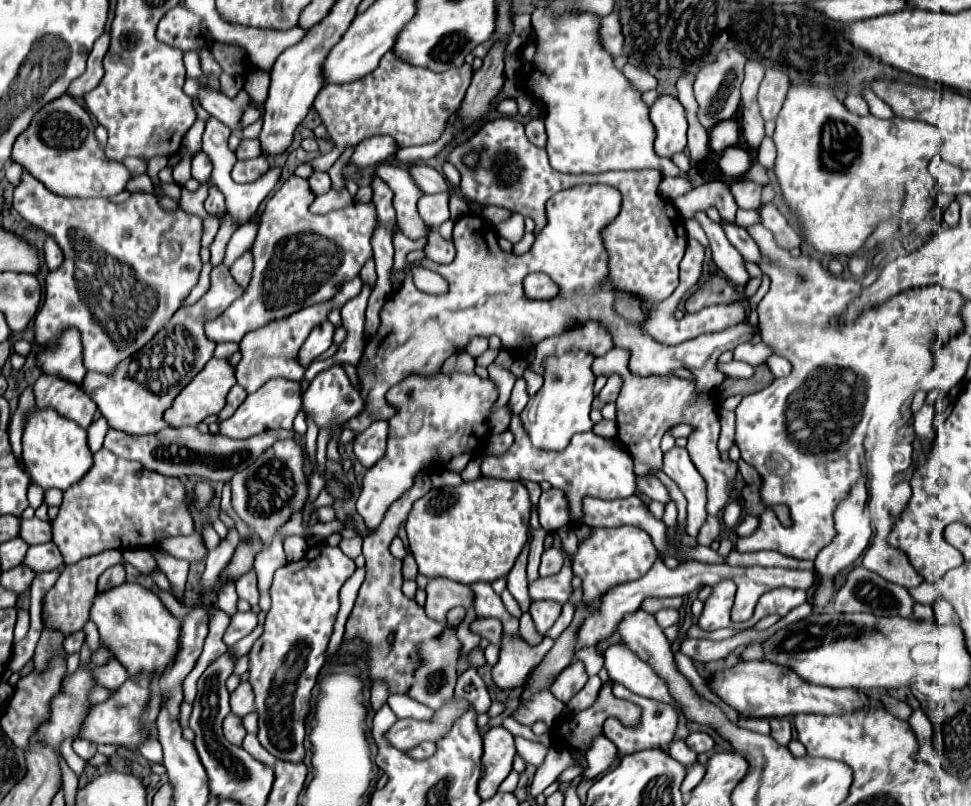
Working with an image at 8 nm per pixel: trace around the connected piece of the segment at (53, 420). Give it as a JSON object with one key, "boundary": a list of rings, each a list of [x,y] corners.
{"boundary":[[[31,410],[23,432],[23,462],[31,474],[31,480],[43,490],[59,488],[65,492],[67,488],[79,484],[93,466],[93,454],[87,446],[87,432],[75,426],[75,422],[59,418],[53,410]]]}

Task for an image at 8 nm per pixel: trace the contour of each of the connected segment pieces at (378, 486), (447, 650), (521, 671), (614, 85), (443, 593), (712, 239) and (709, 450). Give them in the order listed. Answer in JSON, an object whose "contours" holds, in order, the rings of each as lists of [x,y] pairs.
{"contours":[[[[443,370],[431,376],[415,372],[407,374],[407,378],[403,378],[387,392],[387,404],[395,408],[395,416],[387,420],[389,422],[387,450],[385,456],[365,472],[361,494],[357,498],[357,512],[365,520],[367,530],[375,530],[381,524],[389,506],[411,488],[415,476],[421,470],[425,470],[427,466],[429,468],[435,466],[437,470],[443,468],[447,472],[461,472],[469,460],[477,458],[483,452],[485,442],[489,438],[489,412],[497,402],[497,396],[499,392],[491,378],[479,378],[477,374],[465,374],[465,372],[445,374]]],[[[447,630],[445,638],[441,640],[431,640],[431,642],[423,642],[417,650],[417,654],[423,660],[423,666],[415,672],[415,682],[409,690],[409,696],[433,710],[439,710],[439,706],[443,706],[445,702],[449,702],[453,698],[455,692],[455,684],[457,684],[457,674],[455,674],[455,658],[459,658],[459,650],[461,644],[455,636],[455,630]]],[[[503,632],[501,636],[501,648],[499,648],[499,660],[491,668],[491,678],[499,688],[517,688],[519,682],[529,674],[529,670],[539,664],[545,654],[551,650],[553,640],[543,638],[539,644],[539,650],[529,646],[519,636],[509,636]]],[[[547,8],[533,12],[535,38],[521,50],[523,76],[531,84],[535,100],[545,102],[547,154],[555,170],[565,174],[597,174],[607,170],[641,170],[655,168],[663,176],[687,178],[669,158],[659,158],[653,152],[653,126],[649,120],[649,106],[641,100],[641,92],[633,90],[621,70],[615,70],[613,58],[601,48],[597,40],[599,16],[593,14],[565,14],[553,18]]],[[[431,578],[427,584],[427,614],[434,620],[442,622],[447,612],[460,605],[469,608],[473,592],[467,586],[451,582],[447,578]]],[[[697,212],[693,216],[693,220],[697,220],[701,224],[701,228],[705,230],[707,240],[709,240],[709,248],[711,248],[711,254],[713,254],[713,262],[717,264],[717,268],[737,288],[743,288],[747,284],[747,280],[749,280],[749,274],[747,274],[745,266],[743,266],[743,256],[731,246],[731,242],[727,240],[721,224],[709,220],[705,212]]],[[[613,348],[601,358],[595,358],[593,372],[599,374],[623,374],[623,390],[617,398],[617,440],[623,442],[625,450],[633,460],[635,476],[653,476],[655,470],[662,470],[663,453],[660,448],[661,434],[675,424],[691,424],[695,432],[689,436],[687,452],[697,472],[707,484],[707,514],[719,514],[729,500],[729,486],[737,474],[737,464],[731,460],[721,460],[717,450],[719,440],[719,418],[713,406],[713,394],[699,394],[693,398],[695,386],[691,380],[679,380],[673,374],[663,376],[639,376],[629,370],[629,352],[623,348]]]]}

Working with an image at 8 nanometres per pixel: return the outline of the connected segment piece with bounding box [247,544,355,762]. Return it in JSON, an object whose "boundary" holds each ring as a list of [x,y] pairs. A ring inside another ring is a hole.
{"boundary":[[[329,544],[311,546],[301,560],[289,562],[275,572],[265,632],[247,652],[247,674],[259,716],[257,738],[279,760],[301,762],[305,756],[305,718],[311,708],[311,690],[325,662],[325,650],[339,610],[339,588],[353,572],[355,562]]]}

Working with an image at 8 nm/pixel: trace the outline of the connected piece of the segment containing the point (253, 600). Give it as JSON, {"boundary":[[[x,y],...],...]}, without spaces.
{"boundary":[[[247,572],[243,574],[243,578],[239,578],[237,582],[237,594],[241,600],[247,600],[249,604],[257,604],[259,602],[259,590],[257,590],[257,578],[255,572]]]}

